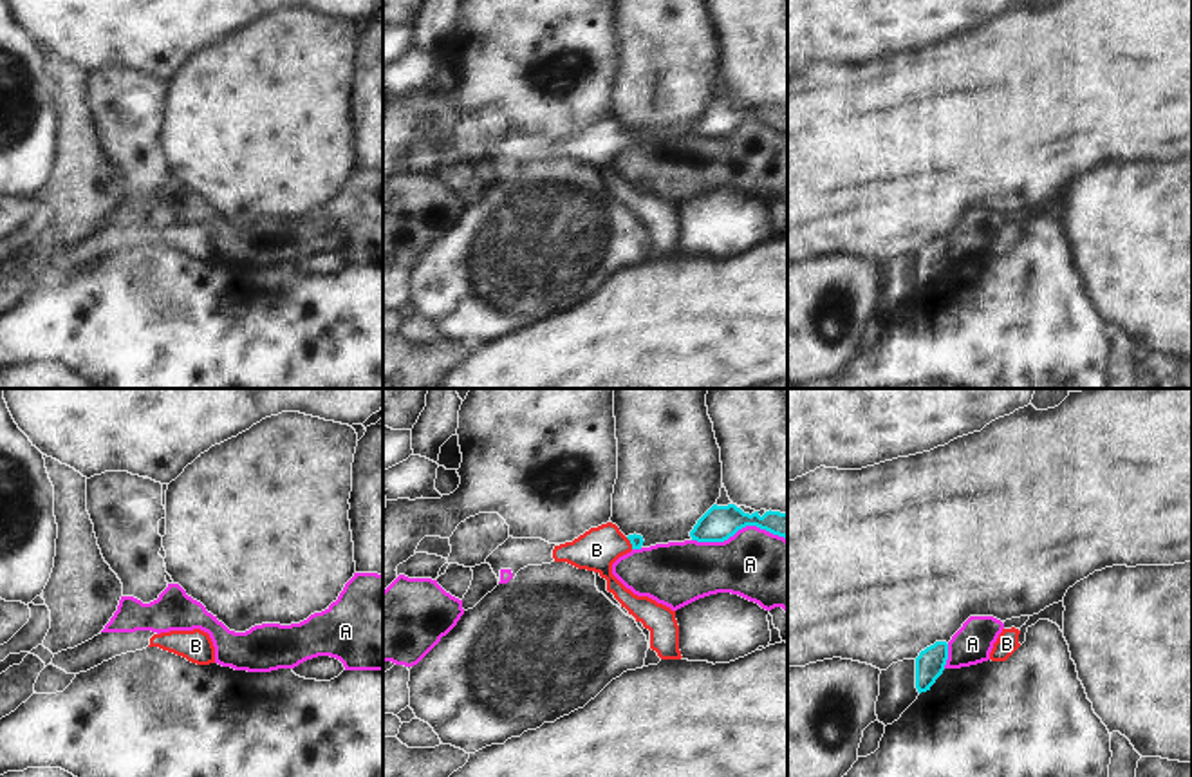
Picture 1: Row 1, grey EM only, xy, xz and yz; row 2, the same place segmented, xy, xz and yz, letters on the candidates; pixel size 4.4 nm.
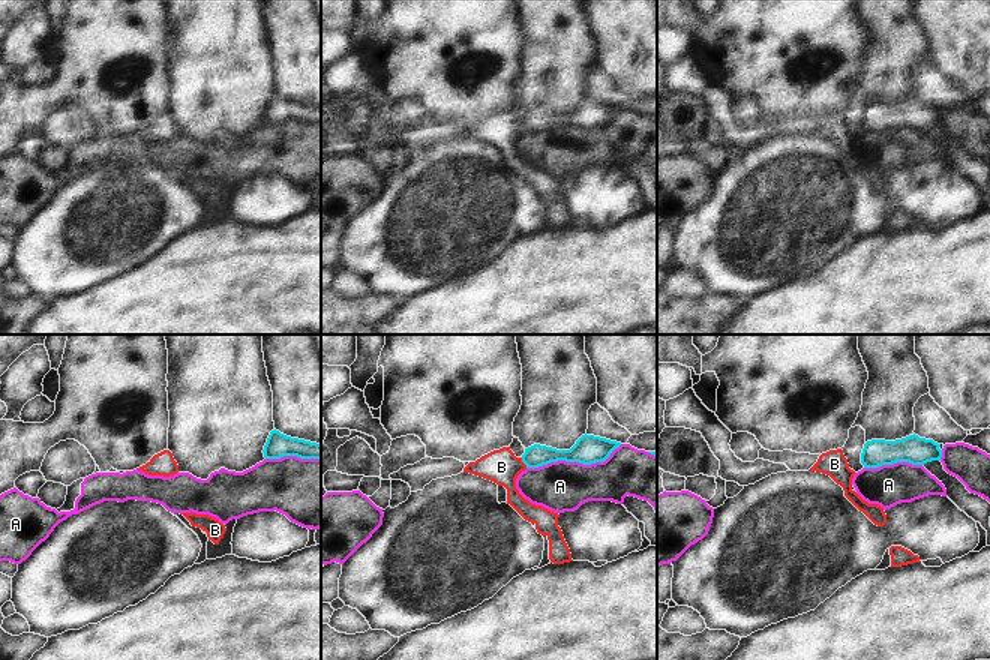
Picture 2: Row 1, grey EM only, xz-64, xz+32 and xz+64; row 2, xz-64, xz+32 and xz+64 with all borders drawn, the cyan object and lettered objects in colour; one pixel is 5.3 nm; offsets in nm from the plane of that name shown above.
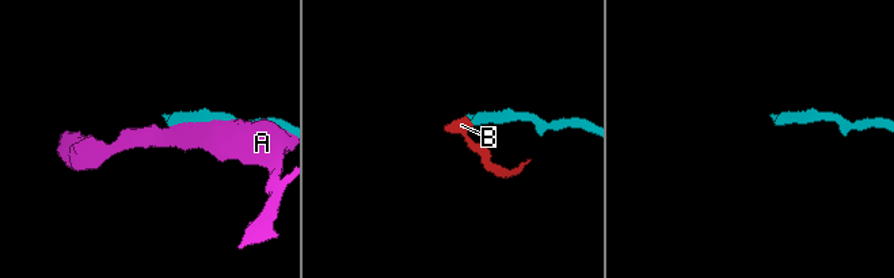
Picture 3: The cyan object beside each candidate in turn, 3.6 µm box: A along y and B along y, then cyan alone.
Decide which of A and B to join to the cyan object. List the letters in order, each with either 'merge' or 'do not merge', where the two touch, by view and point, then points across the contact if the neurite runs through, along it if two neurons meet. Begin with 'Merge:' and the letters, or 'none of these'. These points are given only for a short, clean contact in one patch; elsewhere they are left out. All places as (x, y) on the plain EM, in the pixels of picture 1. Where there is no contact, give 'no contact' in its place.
Merge: B
A: do not merge; meets cyan in xz at (739, 123)
B: merge; meets cyan in xz at (631, 138); runs through xz (636, 136), (631, 138), (604, 140), (596, 145)

